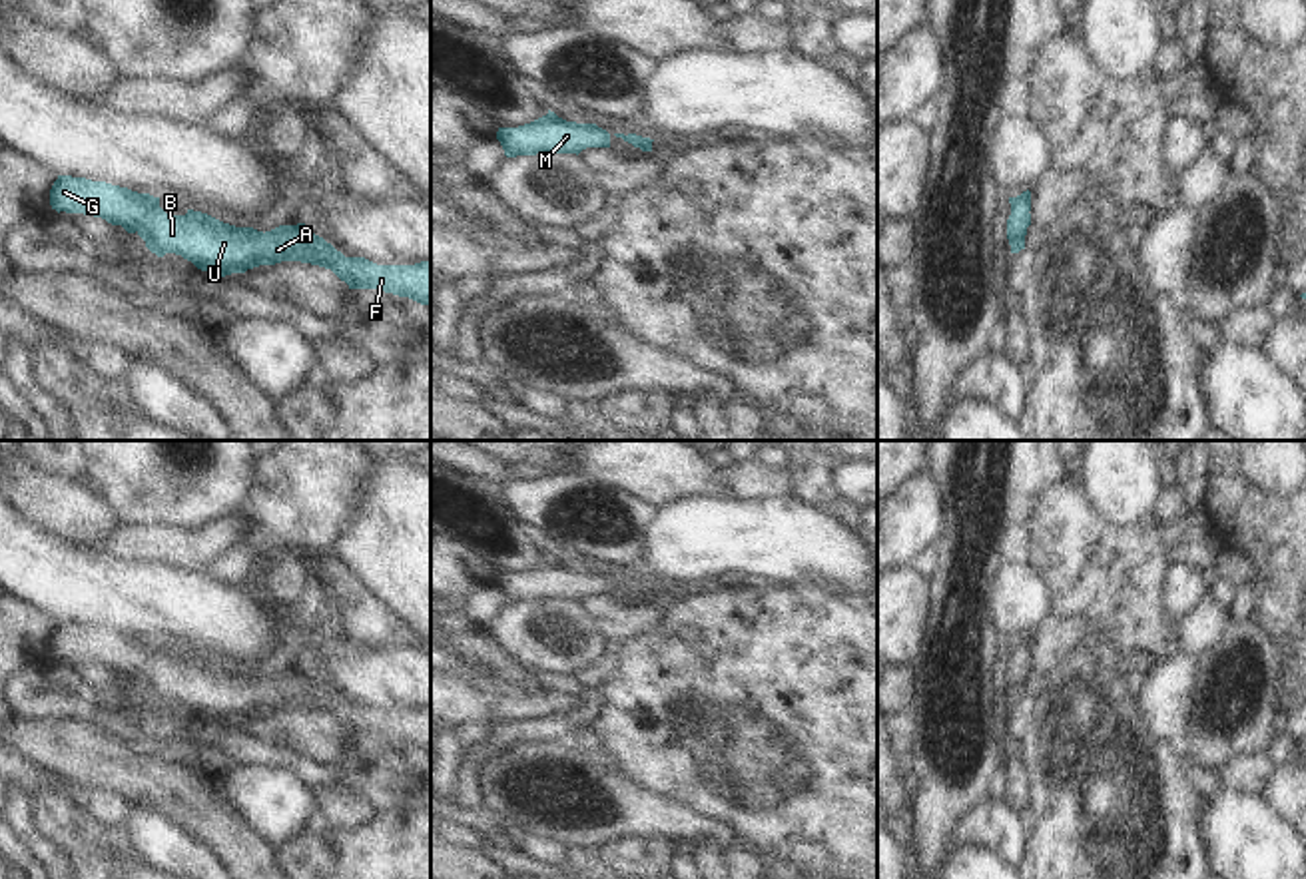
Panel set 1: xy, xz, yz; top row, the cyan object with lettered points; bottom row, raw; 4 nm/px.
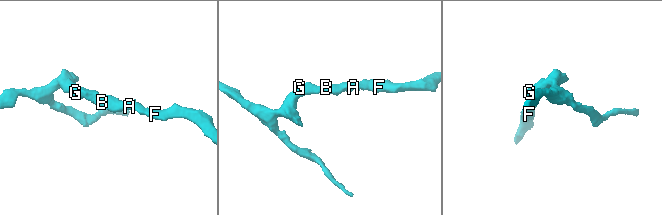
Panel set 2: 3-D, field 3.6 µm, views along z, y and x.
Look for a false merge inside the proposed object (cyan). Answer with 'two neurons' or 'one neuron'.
one neuron

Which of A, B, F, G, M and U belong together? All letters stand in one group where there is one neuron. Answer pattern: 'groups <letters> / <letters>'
groups A B F G M U

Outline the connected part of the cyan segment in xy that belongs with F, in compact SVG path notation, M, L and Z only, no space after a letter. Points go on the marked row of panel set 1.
M58 175L50 205L58 213L84 213L122 225L128 233L138 233L158 257L175 253L219 277L301 261L331 269L349 289L381 289L431 305L431 259L415 265L377 265L365 257L345 257L323 237L309 233L305 223L263 233L193 209L169 215L160 207L160 197L72 175Z

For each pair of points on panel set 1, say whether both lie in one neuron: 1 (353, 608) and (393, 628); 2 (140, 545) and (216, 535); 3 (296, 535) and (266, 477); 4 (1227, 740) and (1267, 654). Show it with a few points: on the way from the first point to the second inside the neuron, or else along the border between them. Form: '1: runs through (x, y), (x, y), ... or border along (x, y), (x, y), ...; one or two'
1: runs through (363, 618), (383, 628); one
2: runs through (158, 545), (198, 545); one
3: runs through (296, 521), (296, 507), (280, 491); one
4: runs through (1231, 718), (1235, 712), (1235, 692), (1245, 676); one

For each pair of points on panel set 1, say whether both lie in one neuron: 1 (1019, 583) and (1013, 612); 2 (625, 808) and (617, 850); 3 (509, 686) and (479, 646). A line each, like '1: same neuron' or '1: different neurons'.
1: same neuron
2: different neurons
3: same neuron

